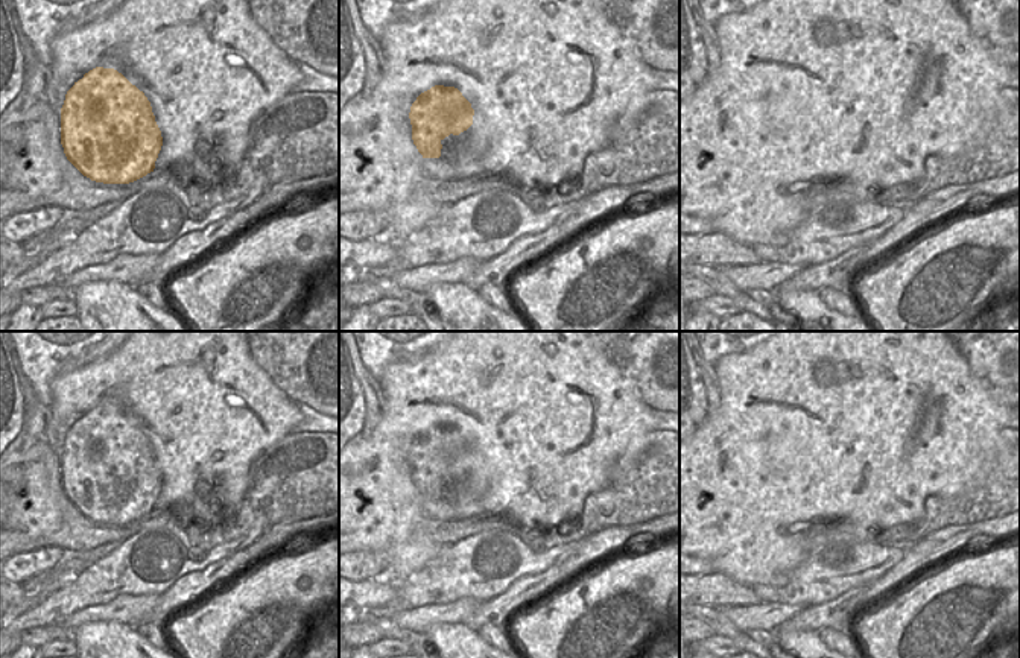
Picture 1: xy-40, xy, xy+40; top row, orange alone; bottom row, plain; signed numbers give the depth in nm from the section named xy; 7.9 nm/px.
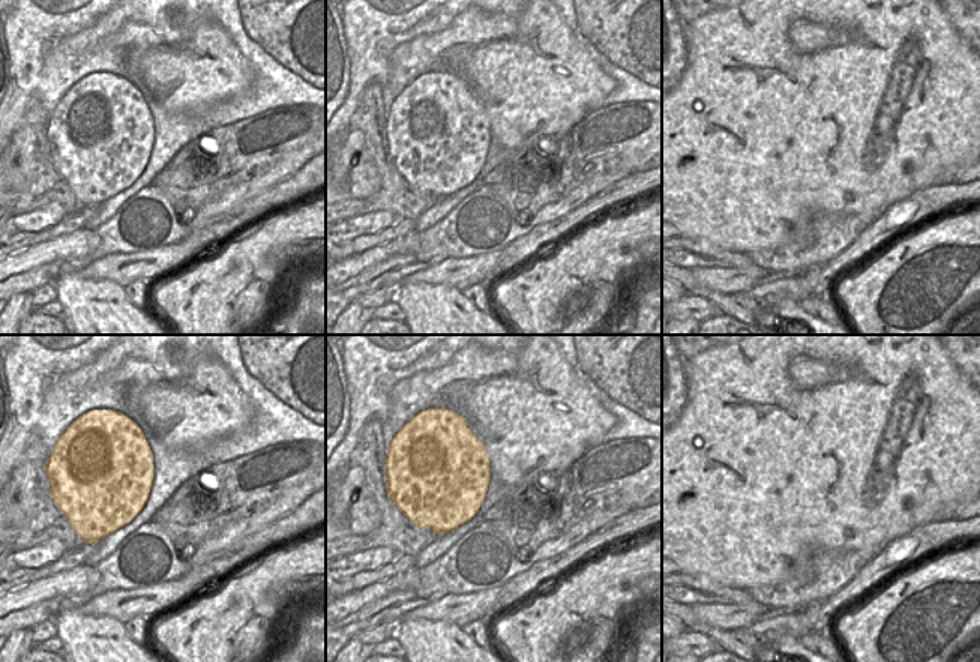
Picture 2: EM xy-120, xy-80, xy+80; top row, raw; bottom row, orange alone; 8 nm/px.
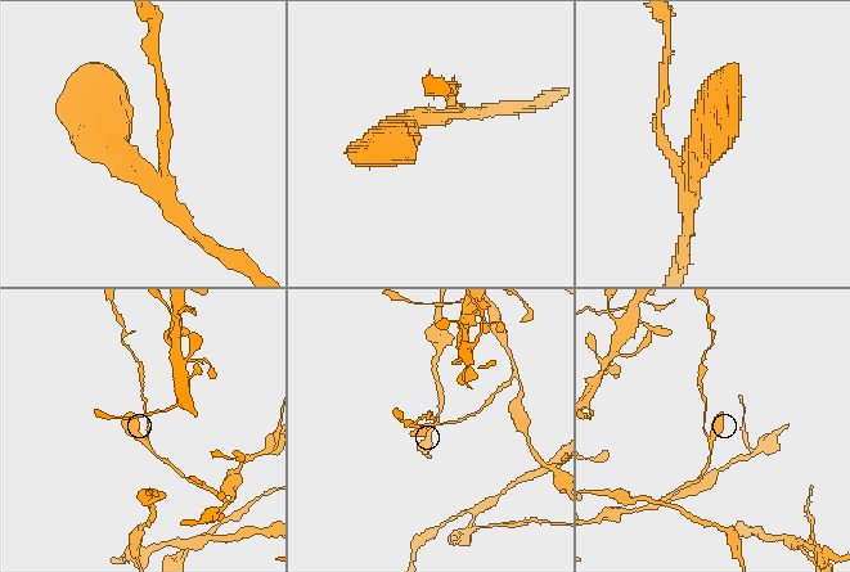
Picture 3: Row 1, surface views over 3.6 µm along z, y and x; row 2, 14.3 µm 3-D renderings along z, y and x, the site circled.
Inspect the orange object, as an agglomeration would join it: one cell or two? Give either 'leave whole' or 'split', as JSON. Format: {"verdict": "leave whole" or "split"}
{"verdict": "split"}

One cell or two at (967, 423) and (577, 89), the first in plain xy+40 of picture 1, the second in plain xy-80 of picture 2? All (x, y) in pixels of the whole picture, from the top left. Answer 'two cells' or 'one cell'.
one cell

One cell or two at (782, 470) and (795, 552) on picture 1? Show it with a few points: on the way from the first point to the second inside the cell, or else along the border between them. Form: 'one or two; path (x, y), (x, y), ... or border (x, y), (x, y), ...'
one; path (776, 490), (776, 532)

